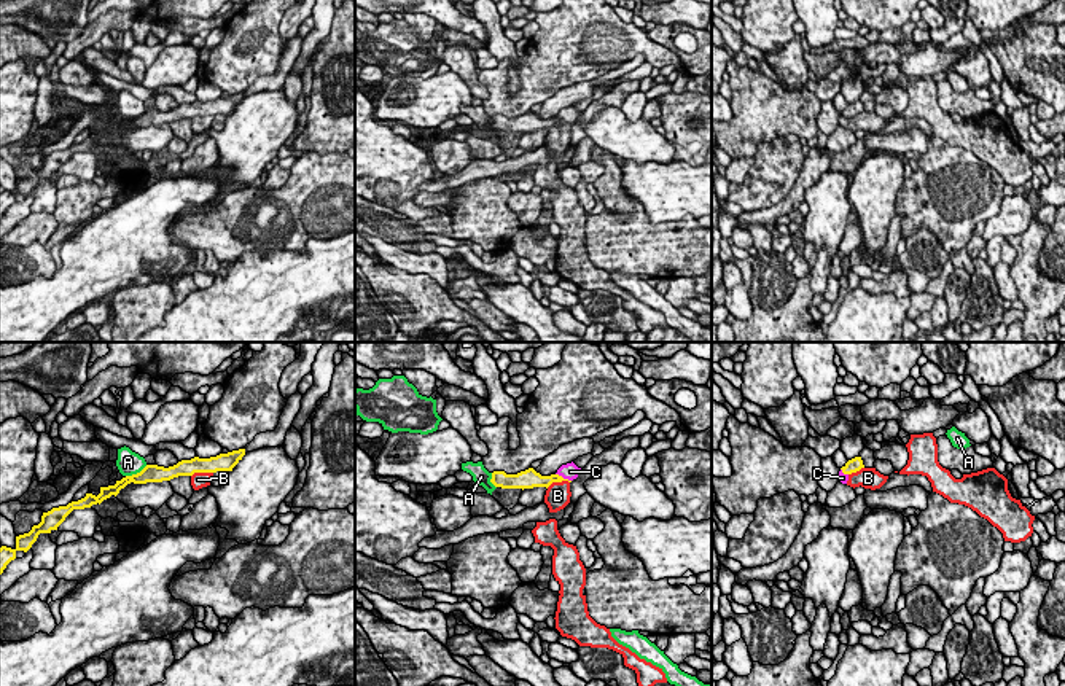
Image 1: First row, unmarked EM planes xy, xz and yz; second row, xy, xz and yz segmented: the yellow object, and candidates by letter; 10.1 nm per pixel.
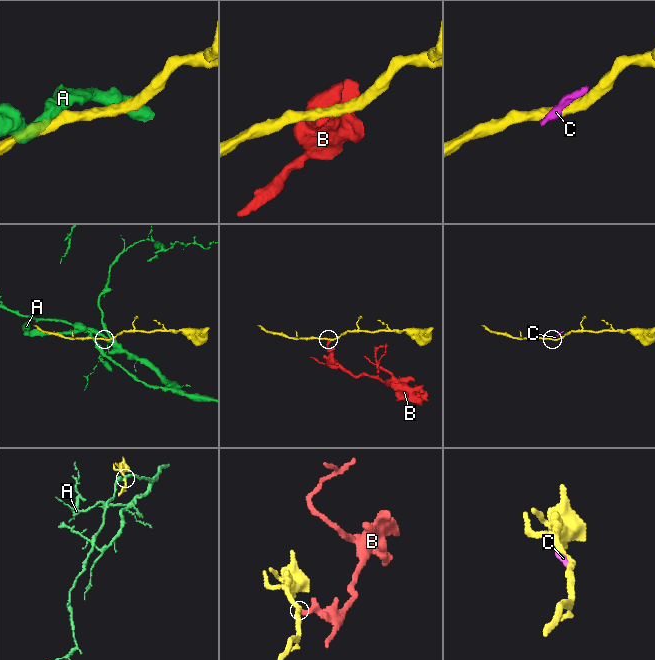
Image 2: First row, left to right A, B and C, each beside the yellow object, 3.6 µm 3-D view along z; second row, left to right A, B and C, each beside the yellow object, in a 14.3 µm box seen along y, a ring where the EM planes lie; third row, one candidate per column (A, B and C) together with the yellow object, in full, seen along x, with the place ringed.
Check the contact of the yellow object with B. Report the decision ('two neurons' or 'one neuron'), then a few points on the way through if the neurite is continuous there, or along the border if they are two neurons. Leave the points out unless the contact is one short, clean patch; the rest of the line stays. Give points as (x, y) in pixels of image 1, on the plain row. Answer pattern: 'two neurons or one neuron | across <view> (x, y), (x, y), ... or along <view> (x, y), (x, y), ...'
two neurons | along xz (569, 124), (553, 124), (546, 131)

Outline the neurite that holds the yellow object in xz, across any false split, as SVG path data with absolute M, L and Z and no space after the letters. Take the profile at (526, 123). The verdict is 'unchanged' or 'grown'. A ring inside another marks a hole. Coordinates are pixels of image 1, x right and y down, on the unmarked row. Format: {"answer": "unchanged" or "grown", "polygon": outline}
{"answer": "unchanged", "polygon": "M533 111L521 115L517 118L506 118L505 115L493 115L490 126L501 132L533 132L533 131L549 131L552 126L568 124L559 118L541 119Z"}

